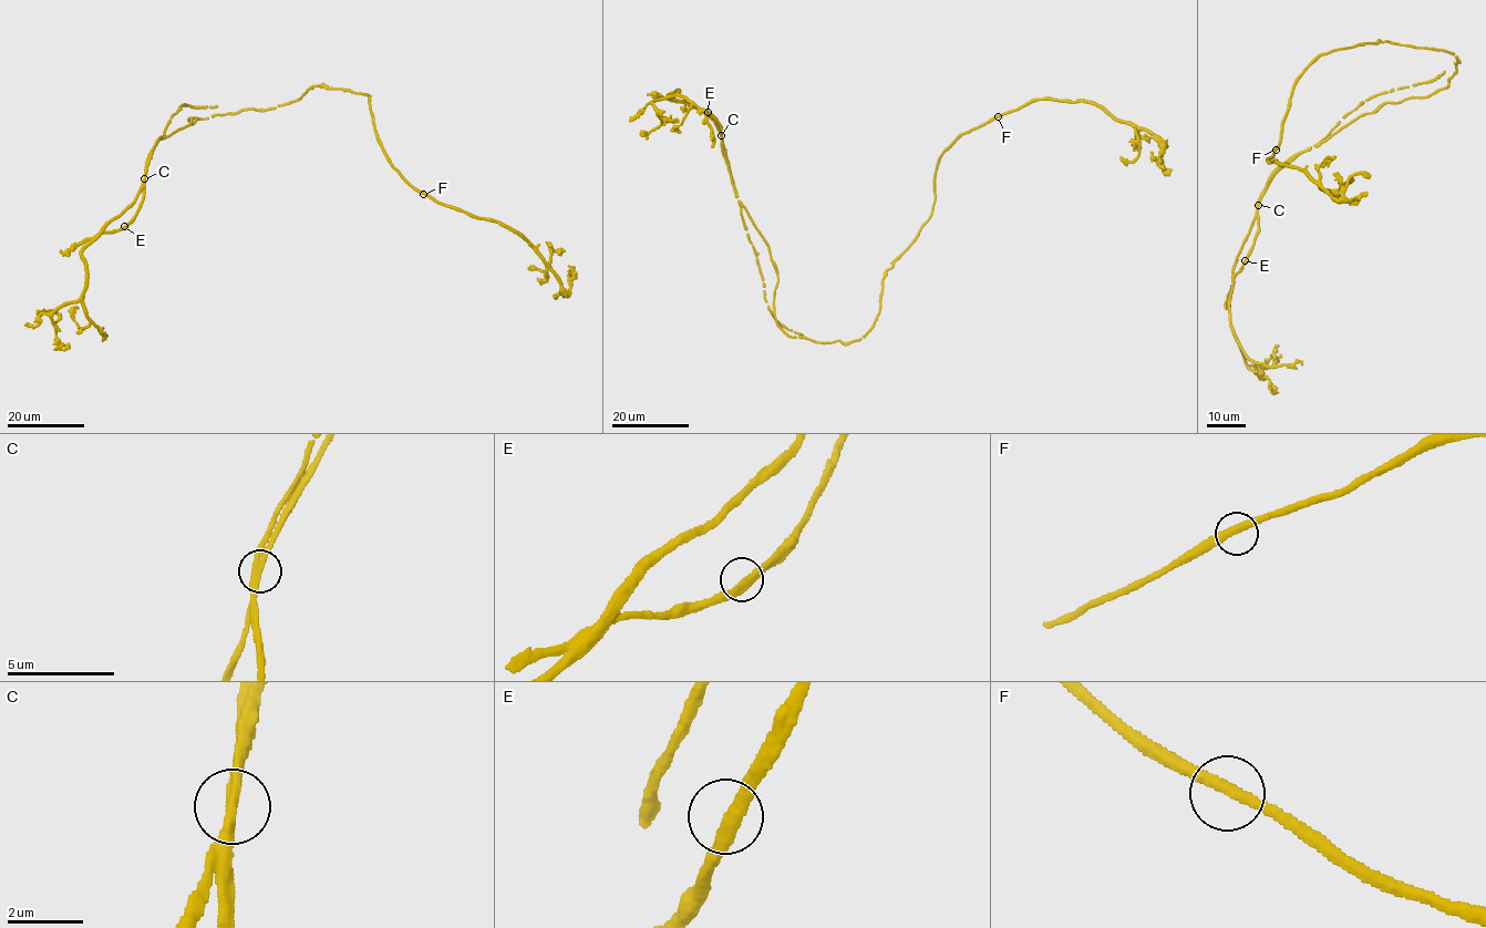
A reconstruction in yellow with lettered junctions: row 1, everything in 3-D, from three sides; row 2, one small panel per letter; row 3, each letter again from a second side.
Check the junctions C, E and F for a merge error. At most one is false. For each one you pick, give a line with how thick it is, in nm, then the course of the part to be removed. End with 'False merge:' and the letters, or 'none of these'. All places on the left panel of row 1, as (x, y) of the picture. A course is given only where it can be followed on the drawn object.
C: calibre 320 nm; course (144, 178), (148, 154), (179, 106), (217, 106)
False merge: C

